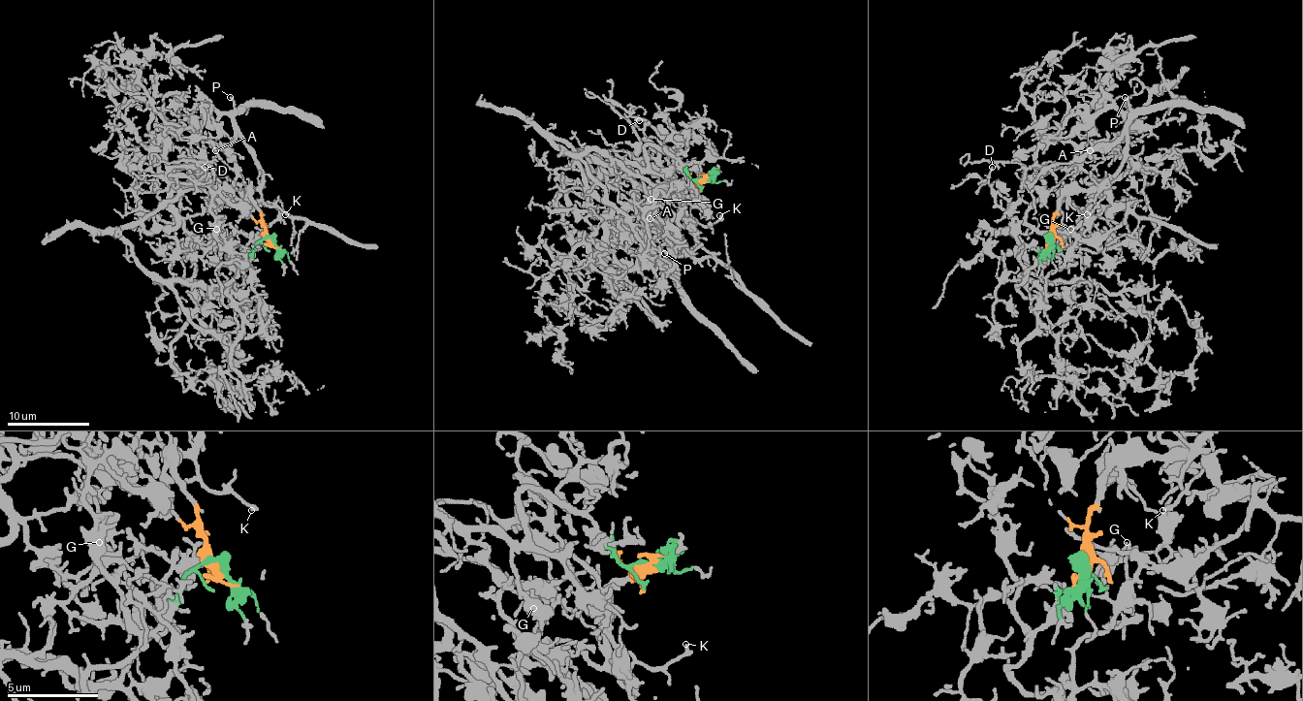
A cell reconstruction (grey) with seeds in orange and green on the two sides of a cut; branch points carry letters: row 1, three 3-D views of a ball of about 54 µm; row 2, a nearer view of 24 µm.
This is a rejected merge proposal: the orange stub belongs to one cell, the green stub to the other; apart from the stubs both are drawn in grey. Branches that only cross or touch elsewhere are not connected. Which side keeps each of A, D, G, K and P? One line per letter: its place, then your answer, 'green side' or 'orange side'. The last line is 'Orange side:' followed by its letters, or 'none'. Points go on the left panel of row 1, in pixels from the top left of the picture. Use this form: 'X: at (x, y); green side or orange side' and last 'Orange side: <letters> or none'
A: at (215, 150); orange side
D: at (205, 167); green side
G: at (216, 229); green side
K: at (285, 214); orange side
P: at (230, 97); orange side
Orange side: A, K, P

